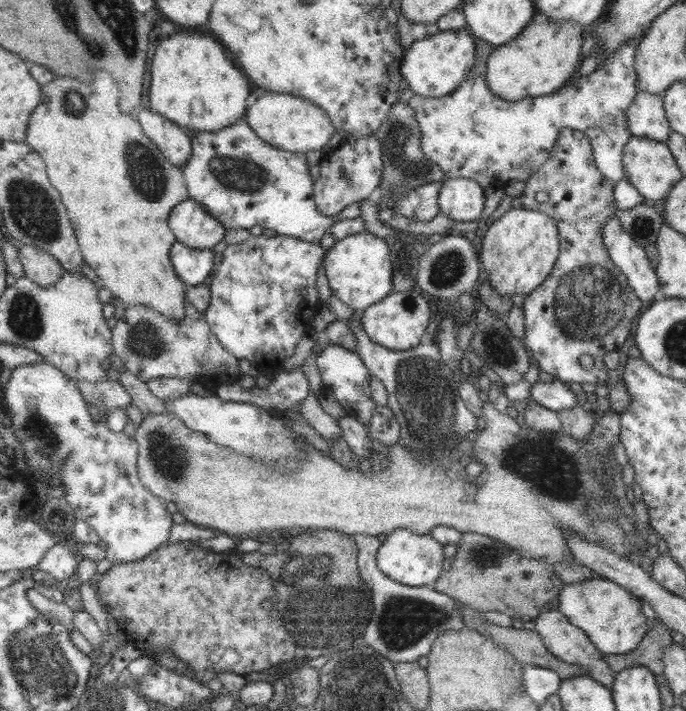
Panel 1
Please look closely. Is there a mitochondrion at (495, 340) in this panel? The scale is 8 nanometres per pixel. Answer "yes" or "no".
yes

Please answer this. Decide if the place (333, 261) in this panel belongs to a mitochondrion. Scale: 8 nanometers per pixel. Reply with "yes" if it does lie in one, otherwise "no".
no

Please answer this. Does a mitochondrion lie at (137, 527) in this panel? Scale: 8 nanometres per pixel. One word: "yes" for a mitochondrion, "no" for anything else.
no

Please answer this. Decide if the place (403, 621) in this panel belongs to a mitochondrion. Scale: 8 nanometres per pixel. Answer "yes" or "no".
yes

